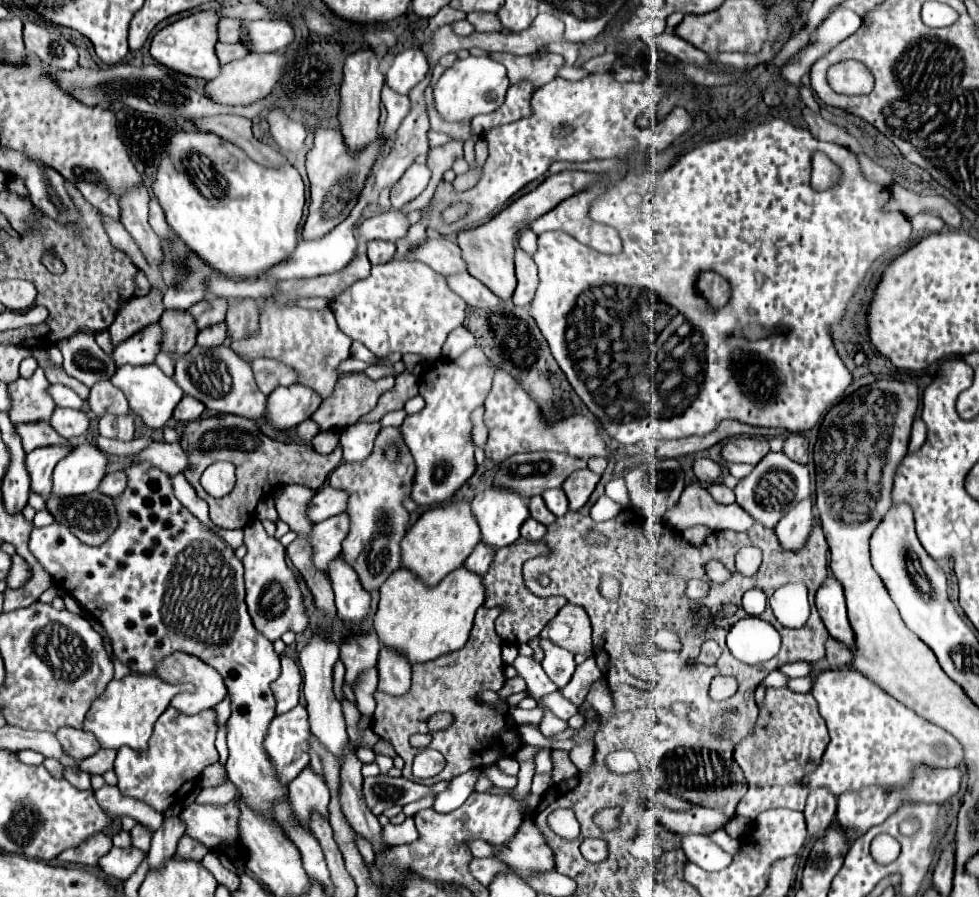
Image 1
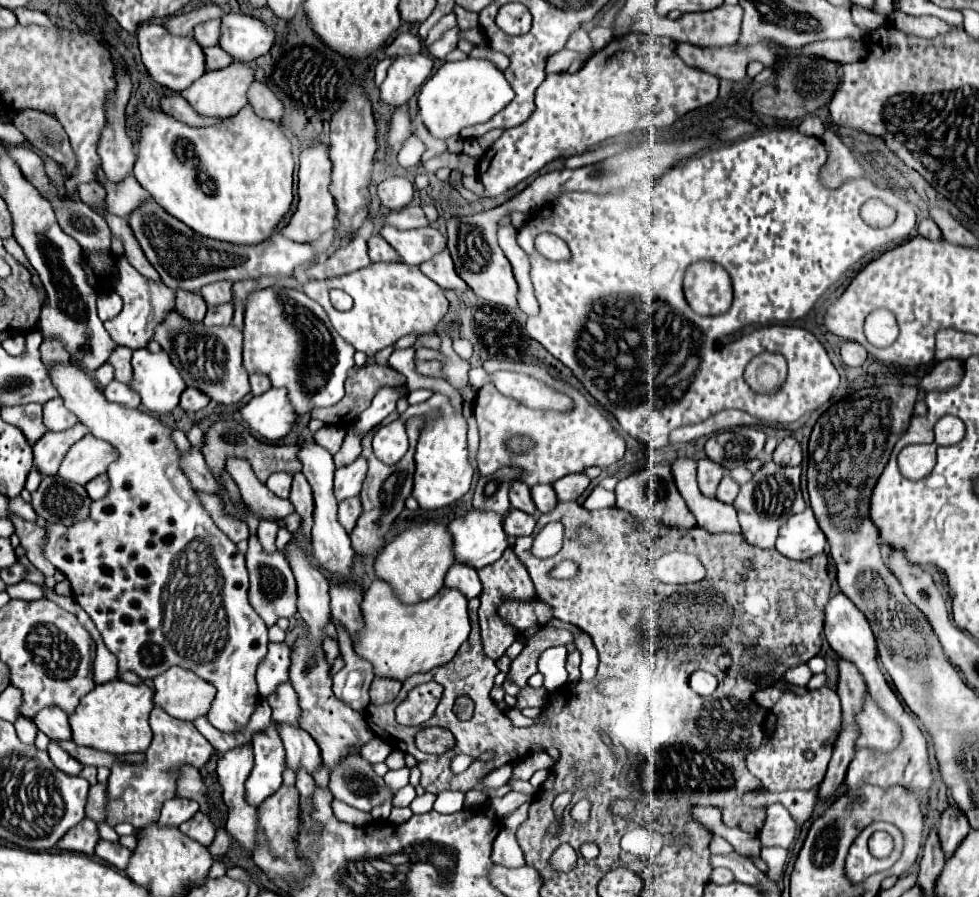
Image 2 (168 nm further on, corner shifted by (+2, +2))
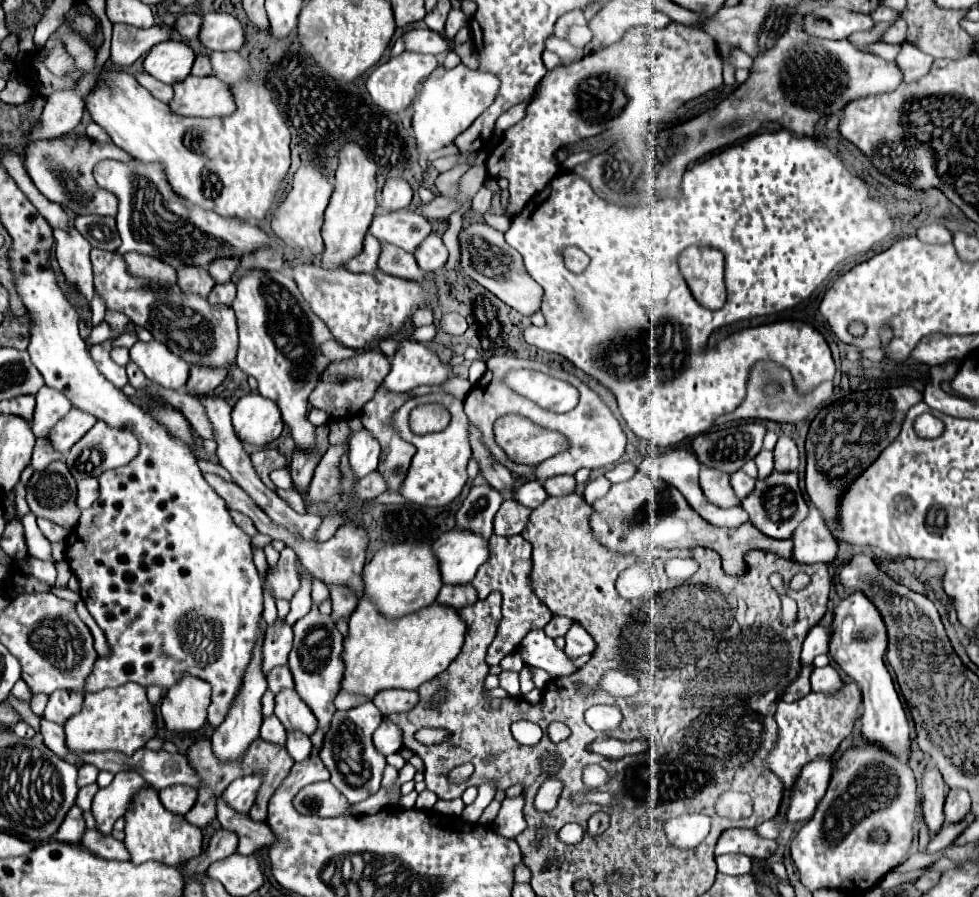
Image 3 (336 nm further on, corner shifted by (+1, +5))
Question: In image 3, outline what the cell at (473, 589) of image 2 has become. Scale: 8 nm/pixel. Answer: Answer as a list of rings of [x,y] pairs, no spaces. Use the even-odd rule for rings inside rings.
[[[458,584],[458,586],[442,586],[438,594],[438,602],[454,608],[462,608],[466,604],[474,604],[478,600],[478,592],[472,584]]]

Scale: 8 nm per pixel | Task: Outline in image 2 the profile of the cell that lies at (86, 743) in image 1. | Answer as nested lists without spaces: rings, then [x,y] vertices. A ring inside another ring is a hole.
[[[55,705],[41,709],[41,713],[37,713],[37,717],[33,721],[51,739],[57,739],[57,741],[69,741],[71,739],[67,713],[63,709],[57,709]]]

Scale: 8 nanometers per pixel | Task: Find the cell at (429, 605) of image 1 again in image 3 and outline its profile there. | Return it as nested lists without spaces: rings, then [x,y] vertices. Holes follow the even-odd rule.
[[[362,598],[358,600],[356,610],[348,620],[348,638],[344,640],[344,652],[342,652],[342,660],[346,664],[342,688],[348,692],[364,694],[368,700],[372,700],[372,696],[378,690],[386,690],[386,688],[416,690],[420,684],[446,670],[446,666],[460,654],[464,644],[464,634],[466,634],[466,622],[460,618],[460,612],[454,610],[452,606],[440,606],[438,602],[434,602],[428,608],[390,620],[378,614],[378,608],[370,598]]]

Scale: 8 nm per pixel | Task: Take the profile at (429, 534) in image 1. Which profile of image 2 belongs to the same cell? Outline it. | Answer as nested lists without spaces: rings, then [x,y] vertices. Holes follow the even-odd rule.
[[[425,523],[417,527],[409,527],[401,535],[397,535],[385,549],[377,555],[373,569],[375,577],[387,581],[395,593],[395,597],[413,605],[425,599],[431,599],[441,587],[447,569],[453,565],[453,539],[449,539],[449,531],[445,525]]]

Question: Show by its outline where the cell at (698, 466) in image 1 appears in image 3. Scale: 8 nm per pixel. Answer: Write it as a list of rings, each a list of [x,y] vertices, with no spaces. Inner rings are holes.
[[[702,466],[700,468],[700,488],[704,496],[720,508],[730,508],[730,506],[740,504],[740,500],[734,496],[734,490],[730,486],[730,476],[722,474],[720,470]]]

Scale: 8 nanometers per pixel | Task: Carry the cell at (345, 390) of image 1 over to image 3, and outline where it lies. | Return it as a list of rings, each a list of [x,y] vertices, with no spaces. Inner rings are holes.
[[[380,350],[358,352],[350,360],[337,361],[334,366],[330,366],[330,370],[325,370],[322,374],[322,382],[314,388],[314,394],[310,394],[310,406],[324,410],[330,420],[346,420],[350,416],[356,416],[360,414],[362,406],[374,398],[374,392],[388,376],[390,368],[390,360]],[[334,378],[338,378],[338,382],[334,382]]]

